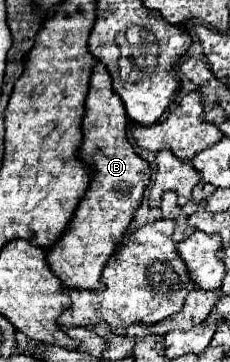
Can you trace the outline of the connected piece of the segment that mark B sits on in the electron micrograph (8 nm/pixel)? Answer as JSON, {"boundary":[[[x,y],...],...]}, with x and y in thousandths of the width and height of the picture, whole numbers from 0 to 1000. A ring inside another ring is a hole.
{"boundary":[[[422,174],[396,196],[352,356],[361,395],[343,412],[343,439],[387,456],[396,506],[257,666],[204,693],[204,727],[283,793],[413,804],[448,793],[439,749],[517,682],[657,494],[648,450],[587,428],[570,395],[552,390],[552,312],[535,279],[491,251],[483,213],[448,174]]]}

